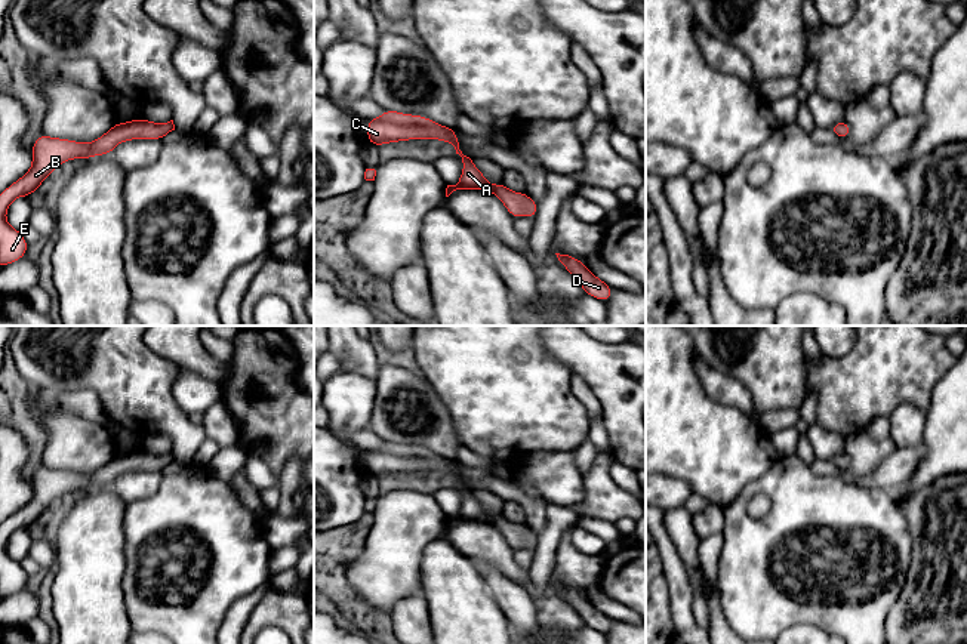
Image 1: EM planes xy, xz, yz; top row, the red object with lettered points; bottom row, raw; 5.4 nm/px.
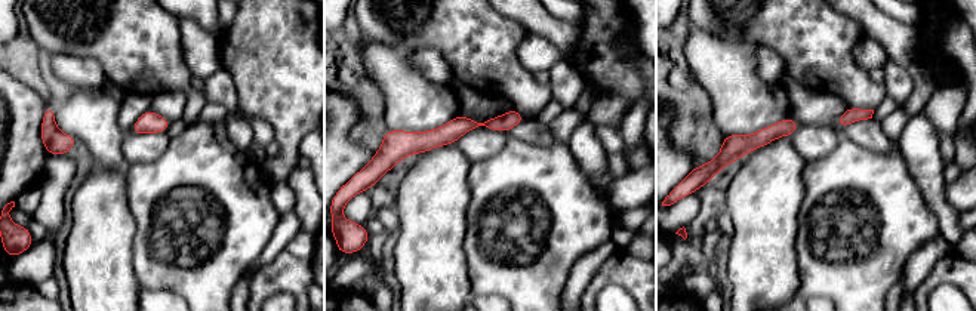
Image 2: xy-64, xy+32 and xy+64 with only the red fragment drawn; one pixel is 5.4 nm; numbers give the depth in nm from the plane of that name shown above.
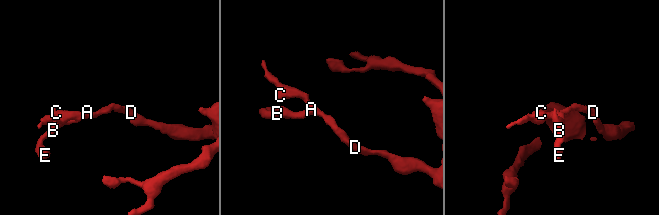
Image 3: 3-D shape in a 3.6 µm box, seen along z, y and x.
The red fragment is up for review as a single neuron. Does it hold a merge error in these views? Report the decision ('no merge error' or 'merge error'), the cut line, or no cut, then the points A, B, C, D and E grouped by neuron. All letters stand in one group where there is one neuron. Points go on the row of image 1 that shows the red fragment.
no merge error | no cut | A B C D E

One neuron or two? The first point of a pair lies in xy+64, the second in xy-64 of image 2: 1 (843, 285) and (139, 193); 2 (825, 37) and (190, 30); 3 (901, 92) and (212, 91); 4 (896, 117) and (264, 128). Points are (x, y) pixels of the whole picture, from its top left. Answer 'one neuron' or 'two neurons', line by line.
1: one neuron
2: two neurons
3: one neuron
4: one neuron

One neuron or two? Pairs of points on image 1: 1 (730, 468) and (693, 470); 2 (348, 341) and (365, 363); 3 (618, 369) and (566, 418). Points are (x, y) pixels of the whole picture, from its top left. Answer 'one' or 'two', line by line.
1: one
2: one
3: two

